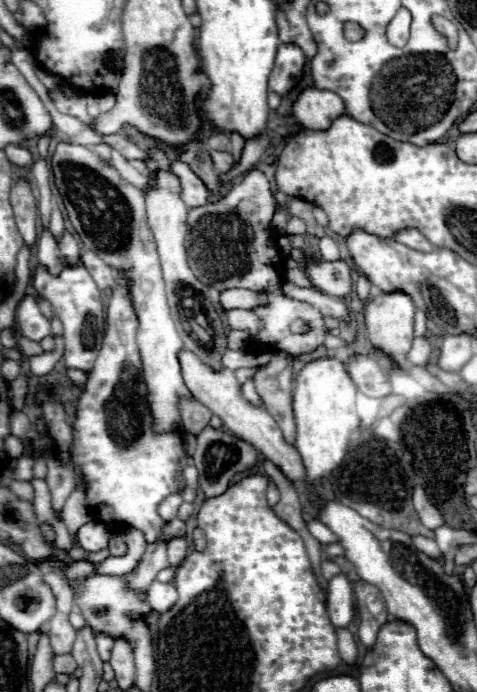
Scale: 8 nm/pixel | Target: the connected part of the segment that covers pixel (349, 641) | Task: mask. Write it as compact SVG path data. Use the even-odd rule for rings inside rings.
M338 630L338 652L340 652L340 658L346 662L346 664L356 664L356 660L358 660L358 646L356 646L356 642L354 642L354 636L350 634L350 632L346 632L346 636L344 636L344 632L342 630Z

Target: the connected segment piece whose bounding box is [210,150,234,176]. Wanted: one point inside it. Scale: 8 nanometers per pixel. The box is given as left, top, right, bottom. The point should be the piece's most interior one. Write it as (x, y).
(223, 160)

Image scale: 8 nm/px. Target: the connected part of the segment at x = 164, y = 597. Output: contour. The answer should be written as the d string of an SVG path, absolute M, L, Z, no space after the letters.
M154 582L152 586L150 586L150 590L148 590L148 602L152 604L152 608L156 610L156 612L168 612L174 604L176 604L176 600L178 600L178 592L176 592L176 588L174 588L174 584L172 582Z

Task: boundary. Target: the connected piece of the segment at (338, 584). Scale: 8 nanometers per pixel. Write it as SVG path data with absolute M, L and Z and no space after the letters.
M338 574L328 584L328 616L334 628L348 628L354 616L352 586L344 574Z

